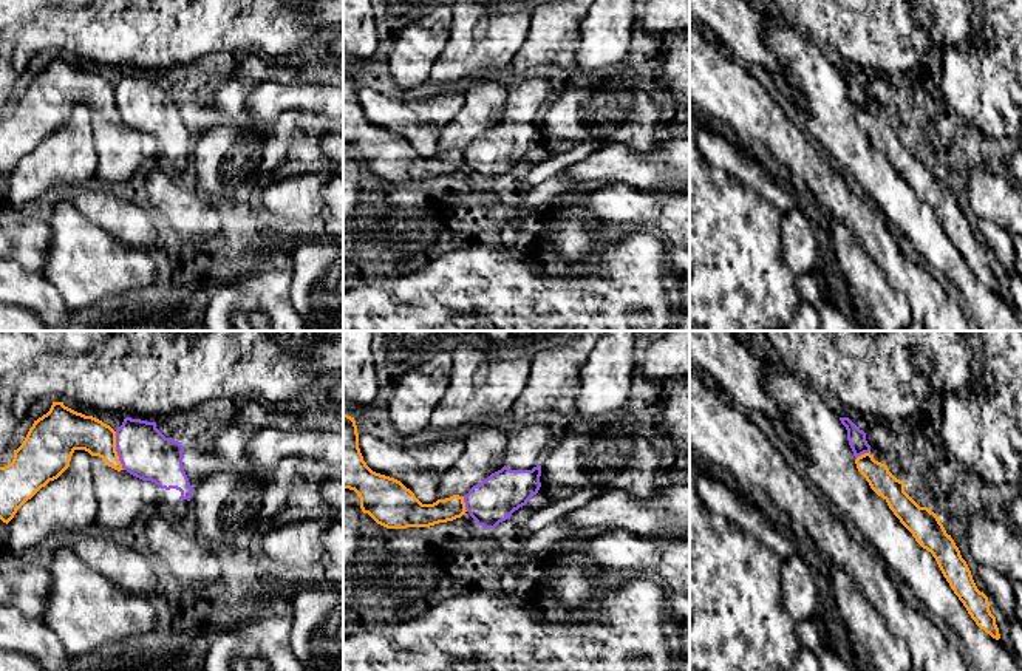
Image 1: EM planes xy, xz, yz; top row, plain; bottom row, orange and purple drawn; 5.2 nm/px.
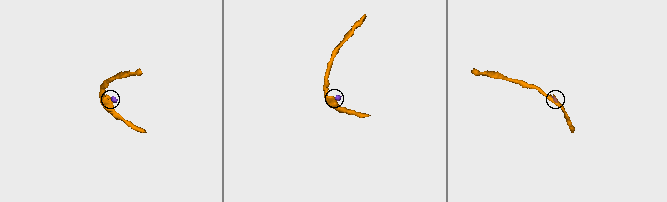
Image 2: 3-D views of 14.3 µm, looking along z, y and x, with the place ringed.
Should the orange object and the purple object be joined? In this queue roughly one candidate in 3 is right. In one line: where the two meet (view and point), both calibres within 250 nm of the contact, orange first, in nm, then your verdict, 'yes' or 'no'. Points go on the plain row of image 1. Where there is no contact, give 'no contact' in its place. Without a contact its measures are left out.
xy (115, 104) | 200/280 nm | no

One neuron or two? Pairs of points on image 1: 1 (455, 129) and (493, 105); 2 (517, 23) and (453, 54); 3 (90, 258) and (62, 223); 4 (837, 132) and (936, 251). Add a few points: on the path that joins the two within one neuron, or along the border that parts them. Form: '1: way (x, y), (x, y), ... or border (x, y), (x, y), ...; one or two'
1: way (464, 129), (484, 108); one
2: way (501, 36), (487, 44), (480, 44), (469, 53); one
3: way (81, 249), (71, 232); one
4: way (863, 160), (917, 221); one

